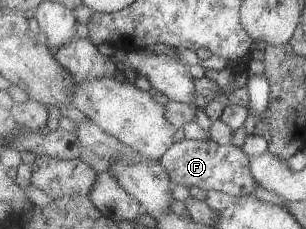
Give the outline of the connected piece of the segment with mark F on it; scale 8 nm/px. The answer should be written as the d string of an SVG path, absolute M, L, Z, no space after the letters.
M210 138L203 141L183 139L176 142L159 162L167 169L174 184L181 184L187 189L216 190L242 197L251 195L253 190L259 188L257 180L251 174L249 155L243 152L241 147L221 146L221 143L217 144Z

